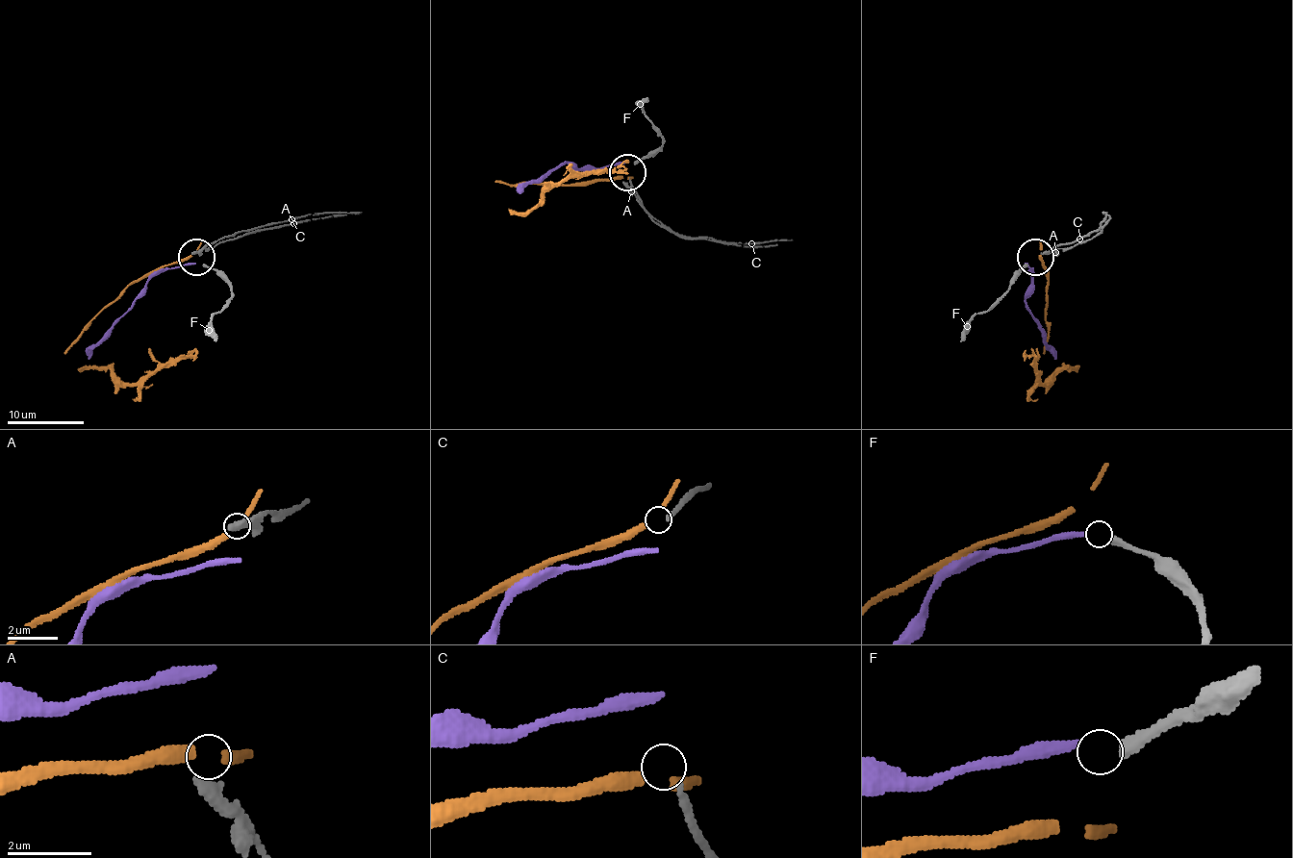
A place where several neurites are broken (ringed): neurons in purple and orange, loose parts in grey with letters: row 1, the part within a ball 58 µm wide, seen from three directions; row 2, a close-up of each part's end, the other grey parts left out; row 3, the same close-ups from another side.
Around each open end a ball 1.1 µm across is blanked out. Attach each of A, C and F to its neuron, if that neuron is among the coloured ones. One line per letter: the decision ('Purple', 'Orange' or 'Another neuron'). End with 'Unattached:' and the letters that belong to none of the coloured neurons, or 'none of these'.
A: Another neuron
C: Another neuron
F: Another neuron
Unattached: A, C, F

